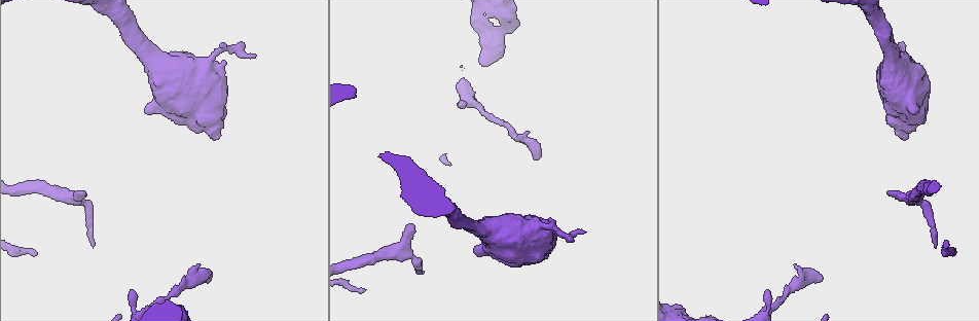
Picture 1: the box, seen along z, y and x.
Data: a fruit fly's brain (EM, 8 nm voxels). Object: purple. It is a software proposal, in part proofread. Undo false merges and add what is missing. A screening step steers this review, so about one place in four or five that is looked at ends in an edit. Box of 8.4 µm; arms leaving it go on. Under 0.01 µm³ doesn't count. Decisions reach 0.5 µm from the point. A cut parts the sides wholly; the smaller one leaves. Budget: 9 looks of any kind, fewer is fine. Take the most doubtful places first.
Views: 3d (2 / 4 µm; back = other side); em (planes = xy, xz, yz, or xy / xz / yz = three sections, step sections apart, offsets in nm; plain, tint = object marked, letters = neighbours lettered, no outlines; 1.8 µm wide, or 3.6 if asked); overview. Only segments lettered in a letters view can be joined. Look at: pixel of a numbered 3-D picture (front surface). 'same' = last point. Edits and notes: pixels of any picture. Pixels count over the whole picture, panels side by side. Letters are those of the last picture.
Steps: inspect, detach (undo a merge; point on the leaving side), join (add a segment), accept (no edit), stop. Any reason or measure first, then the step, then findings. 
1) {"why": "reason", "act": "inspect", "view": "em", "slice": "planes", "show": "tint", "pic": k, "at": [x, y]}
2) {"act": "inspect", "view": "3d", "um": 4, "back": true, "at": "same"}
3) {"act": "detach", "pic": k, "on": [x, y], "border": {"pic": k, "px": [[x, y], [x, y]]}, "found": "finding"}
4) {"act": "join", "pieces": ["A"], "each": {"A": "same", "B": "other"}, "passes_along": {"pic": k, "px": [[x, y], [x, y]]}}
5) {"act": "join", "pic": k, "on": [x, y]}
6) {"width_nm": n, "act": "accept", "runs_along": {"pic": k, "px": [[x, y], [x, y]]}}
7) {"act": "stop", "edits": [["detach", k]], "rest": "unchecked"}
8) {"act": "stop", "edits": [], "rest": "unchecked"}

{"why": "an open end", "act": "inspect", "view": "em", "slice": "planes", "show": "plain", "pic": 1, "at": [821, 278]}

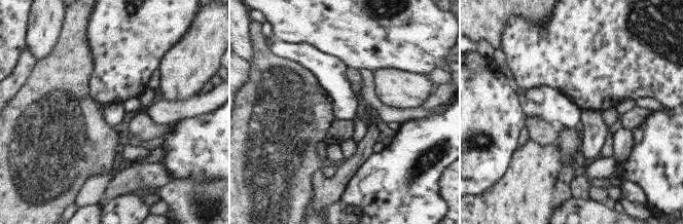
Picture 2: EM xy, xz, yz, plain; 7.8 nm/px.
{"act": "inspect", "view": "em", "slice": "planes", "show": "tint", "at": "same"}

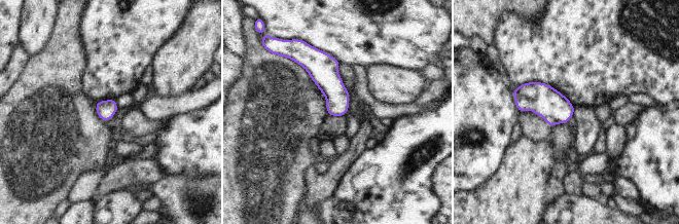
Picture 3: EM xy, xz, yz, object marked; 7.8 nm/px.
{"act": "inspect", "view": "em", "slice": "planes", "show": "letters", "at": "same"}

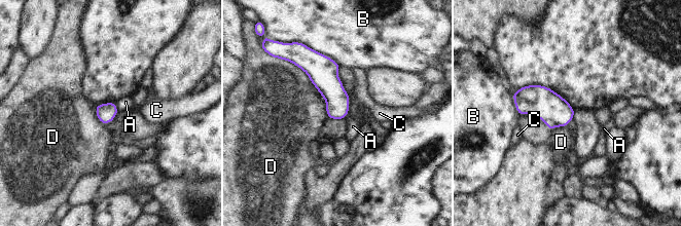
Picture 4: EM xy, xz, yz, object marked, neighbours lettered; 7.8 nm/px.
{"act": "accept", "each": {"A": "other", "B": "other", "C": "other", "D": "other"}, "border": {"pic": 4, "px": [[114, 103], [118, 111]]}, "found": "none of them fits"}

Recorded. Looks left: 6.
{"why": "thin end", "act": "inspect", "view": "3d", "um": 4, "pic": 1, "at": [254, 55]}

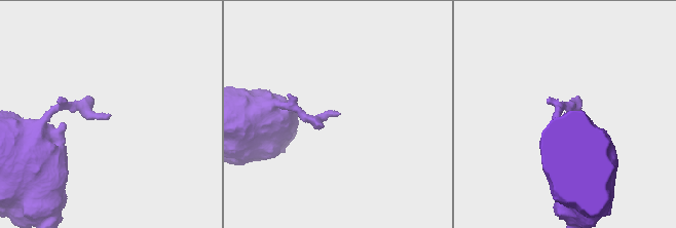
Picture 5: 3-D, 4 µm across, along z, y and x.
{"act": "inspect", "view": "em", "slice": "yz", "step": 8, "show": "letters", "pic": 5, "at": [109, 117]}

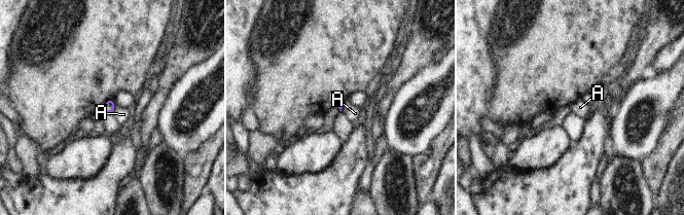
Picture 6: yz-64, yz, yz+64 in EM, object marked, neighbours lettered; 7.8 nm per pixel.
{"act": "accept", "each": {"A": "other"}, "border": {"pic": 6, "px": [[116, 104], [113, 112]]}, "found": "none of them fits"}

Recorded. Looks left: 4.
{"act": "inspect", "view": "3d", "um": 4, "pic": 1, "at": [414, 225]}

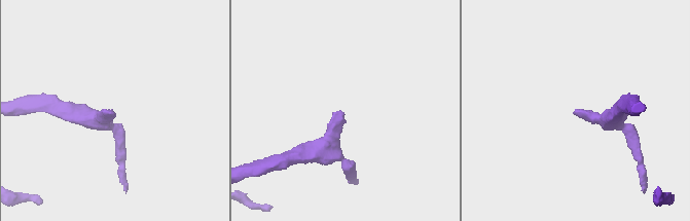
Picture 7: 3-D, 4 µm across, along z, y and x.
{"act": "inspect", "view": "em", "slice": "planes", "show": "letters", "pic": 7, "at": [579, 115]}

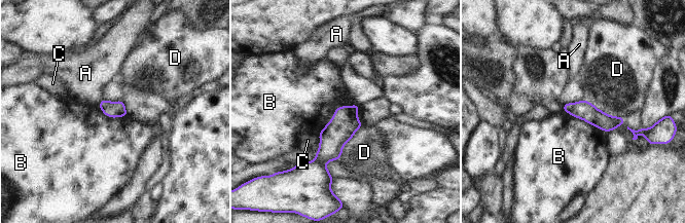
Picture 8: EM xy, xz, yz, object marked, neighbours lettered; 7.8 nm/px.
{"act": "accept", "each": {"A": "other", "B": "other", "C": "other", "D": "other"}, "runs_along": {"pic": 8, "px": [[566, 106], [602, 120], [622, 120]]}, "found": "no lettered segment goes on from it"}

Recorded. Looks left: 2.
{"why": "an open end", "act": "inspect", "view": "em", "slice": "xz", "step": 8, "show": "tint", "pic": 1, "at": [765, 292]}

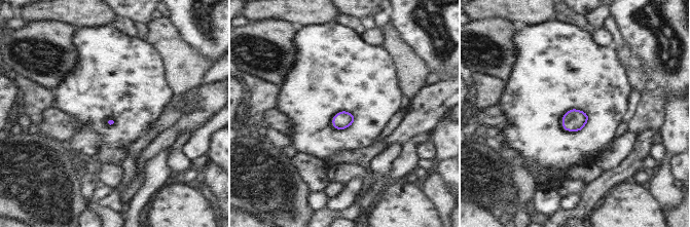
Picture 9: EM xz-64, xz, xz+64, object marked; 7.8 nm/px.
{"why": "cut it another way", "act": "inspect", "view": "em", "slice": "planes", "show": "letters", "at": "same"}

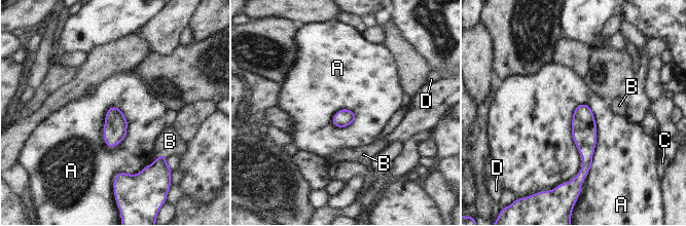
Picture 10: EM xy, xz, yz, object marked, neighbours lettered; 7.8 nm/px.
{"act": "accept", "each": {"A": "other", "B": "other", "C": "other", "D": "other"}, "border": {"pic": 10, "px": [[586, 103], [568, 182]]}, "found": "none of them fits"}

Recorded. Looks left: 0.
{"act": "stop", "edits": [], "rest": "unchecked"}

